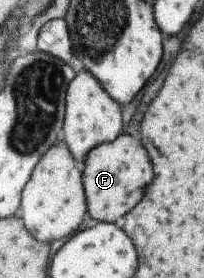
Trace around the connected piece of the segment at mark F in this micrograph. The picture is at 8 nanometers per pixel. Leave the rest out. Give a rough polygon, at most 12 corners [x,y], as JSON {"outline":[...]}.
{"outline":[[130,135],[93,147],[81,178],[86,212],[112,223],[152,181]]}

